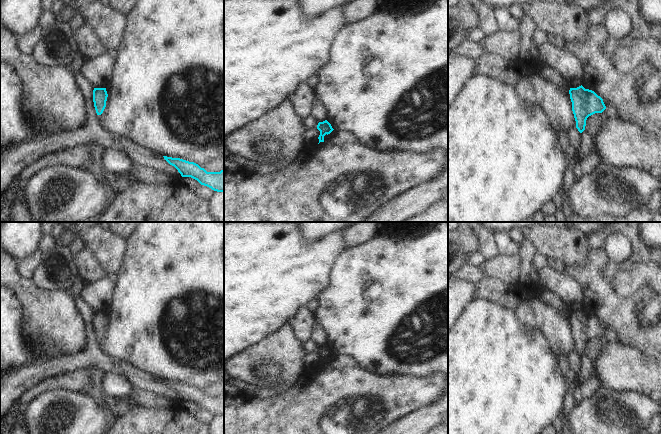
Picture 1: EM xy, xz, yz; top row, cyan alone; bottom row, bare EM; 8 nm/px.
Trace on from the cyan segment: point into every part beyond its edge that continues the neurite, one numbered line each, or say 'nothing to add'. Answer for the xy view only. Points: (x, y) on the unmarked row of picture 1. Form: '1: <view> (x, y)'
nothing to add

